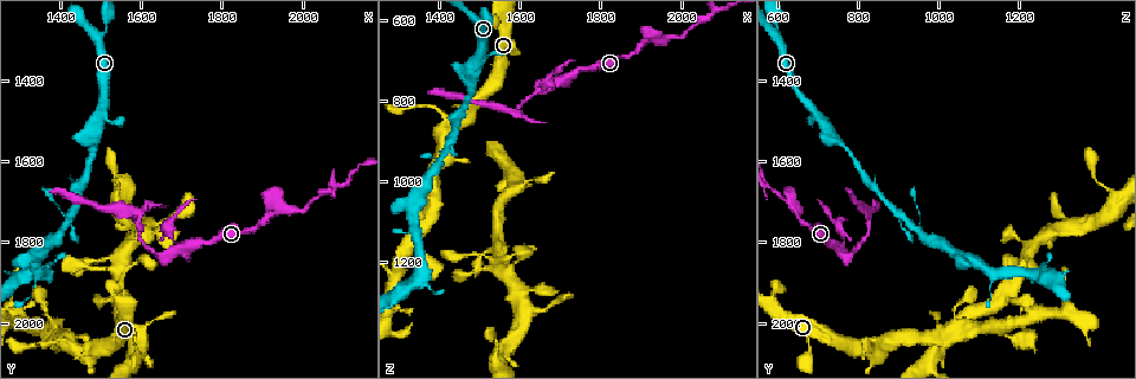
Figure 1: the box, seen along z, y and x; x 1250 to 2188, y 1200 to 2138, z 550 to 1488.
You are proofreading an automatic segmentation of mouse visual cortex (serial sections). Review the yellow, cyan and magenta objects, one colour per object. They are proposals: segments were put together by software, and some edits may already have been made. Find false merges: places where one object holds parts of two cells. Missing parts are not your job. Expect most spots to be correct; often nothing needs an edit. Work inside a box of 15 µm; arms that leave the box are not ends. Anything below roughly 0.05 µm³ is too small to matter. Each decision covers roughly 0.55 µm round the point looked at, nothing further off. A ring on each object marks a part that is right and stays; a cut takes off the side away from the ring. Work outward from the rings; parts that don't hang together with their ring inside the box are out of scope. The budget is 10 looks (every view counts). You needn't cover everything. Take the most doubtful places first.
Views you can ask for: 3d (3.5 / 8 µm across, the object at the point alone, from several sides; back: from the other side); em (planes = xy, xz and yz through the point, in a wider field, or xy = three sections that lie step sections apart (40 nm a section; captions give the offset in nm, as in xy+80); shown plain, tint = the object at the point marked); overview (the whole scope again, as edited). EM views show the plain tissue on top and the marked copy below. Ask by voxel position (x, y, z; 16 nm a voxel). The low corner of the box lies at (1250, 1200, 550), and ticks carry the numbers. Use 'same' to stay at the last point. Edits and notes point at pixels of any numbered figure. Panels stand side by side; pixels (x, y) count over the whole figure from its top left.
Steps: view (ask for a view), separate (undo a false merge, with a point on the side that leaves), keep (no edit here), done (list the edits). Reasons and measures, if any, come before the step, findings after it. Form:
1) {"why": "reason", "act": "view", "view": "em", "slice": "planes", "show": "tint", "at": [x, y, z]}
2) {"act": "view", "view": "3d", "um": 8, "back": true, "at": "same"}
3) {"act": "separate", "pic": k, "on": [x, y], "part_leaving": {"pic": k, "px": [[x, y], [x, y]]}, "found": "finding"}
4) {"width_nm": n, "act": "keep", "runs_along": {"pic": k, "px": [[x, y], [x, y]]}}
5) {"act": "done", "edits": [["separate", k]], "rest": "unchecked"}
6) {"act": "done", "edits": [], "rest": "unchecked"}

{"act": "view", "view": "3d", "um": 3.5, "at": [1690, 1815, 760]}

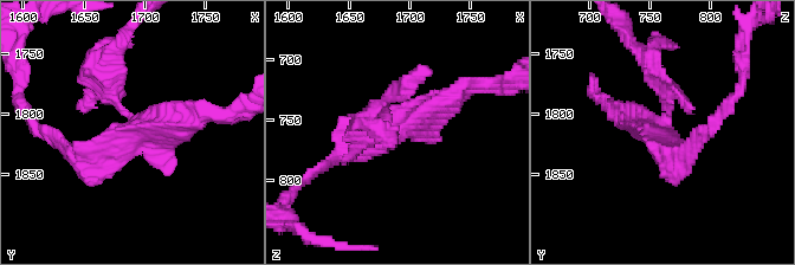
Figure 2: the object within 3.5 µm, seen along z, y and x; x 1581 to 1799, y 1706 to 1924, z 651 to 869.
{"why": "shape alone is not enough", "act": "view", "view": "em", "slice": "xy", "step": 2, "show": "tint", "at": [1694, 1812, 756]}

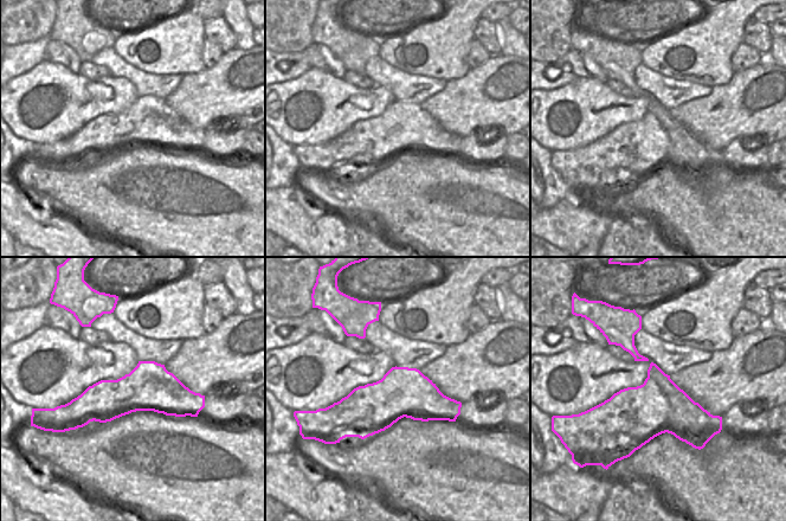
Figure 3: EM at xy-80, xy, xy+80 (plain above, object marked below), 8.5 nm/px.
{"act": "keep", "runs_along": {"pic": 2, "px": [[465, 88], [335, 157]]}, "found": "one cell here"}

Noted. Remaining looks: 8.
{"why": "sharp bend", "act": "view", "view": "3d", "um": 3.5, "at": [1595, 1730, 835]}

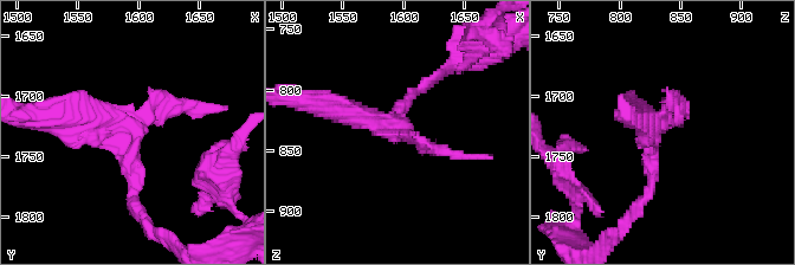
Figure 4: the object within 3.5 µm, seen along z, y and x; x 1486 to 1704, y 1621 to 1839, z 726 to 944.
{"why": "now the EM", "act": "view", "view": "em", "slice": "xy", "step": 2, "show": "tint", "at": [1594, 1728, 830]}

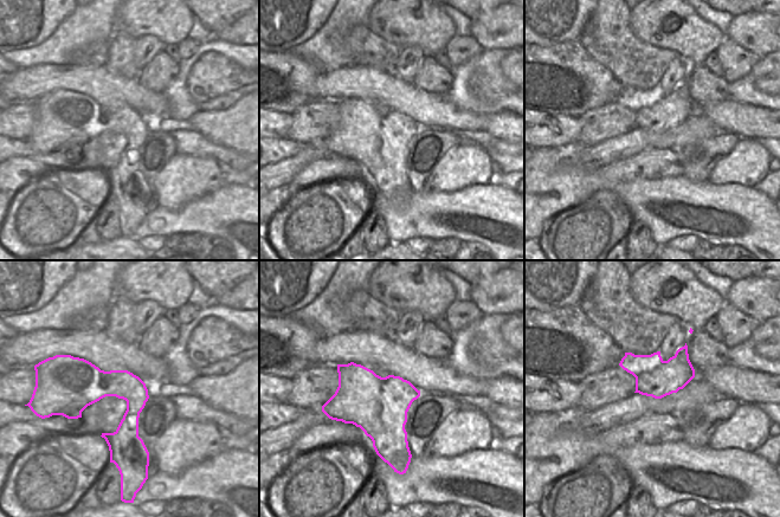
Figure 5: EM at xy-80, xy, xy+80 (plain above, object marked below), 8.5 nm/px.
{"why": "another direction", "act": "view", "view": "em", "slice": "xy", "step": 1, "show": "tint", "at": "same"}

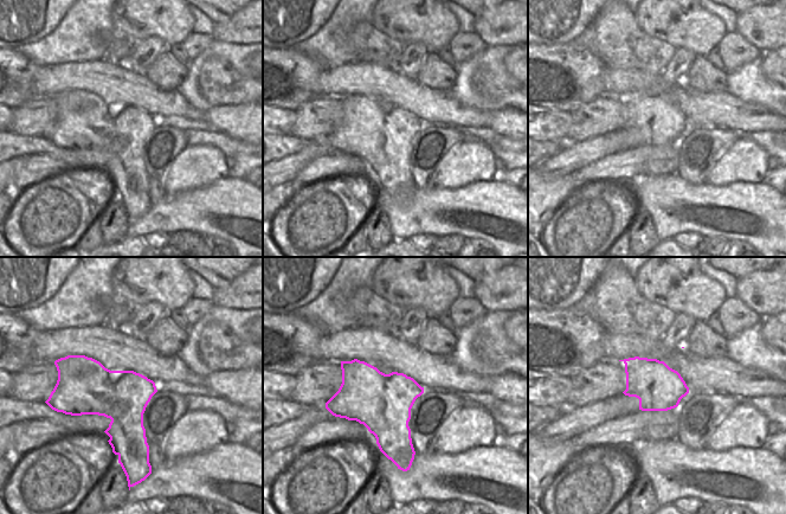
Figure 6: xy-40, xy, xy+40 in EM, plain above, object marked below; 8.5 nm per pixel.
{"act": "keep", "runs_along": {"pic": 4, "px": [[134, 204], [134, 131], [58, 117]]}, "found": "one cell here"}

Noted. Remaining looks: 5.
{"why": "three arms meet", "act": "view", "view": "em", "slice": "xy", "step": 1, "show": "tint", "at": [1935, 1715, 650]}

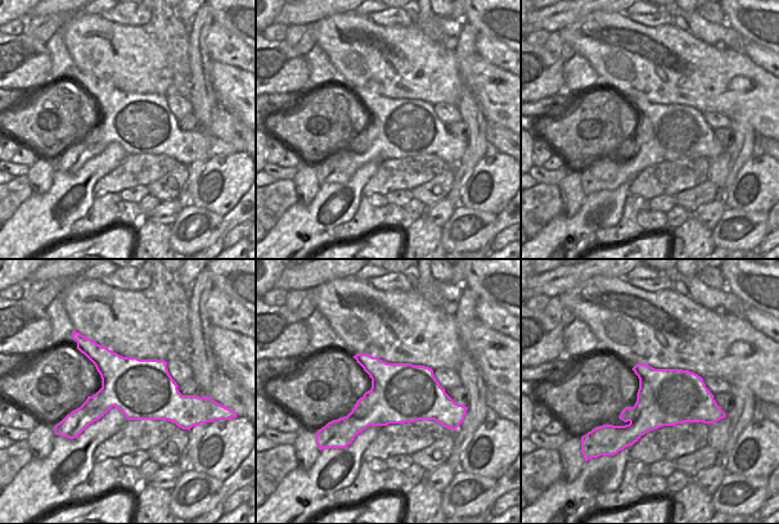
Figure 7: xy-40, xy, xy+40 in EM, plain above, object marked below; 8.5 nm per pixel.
{"act": "view", "view": "3d", "um": 3.5, "back": true, "at": "same"}

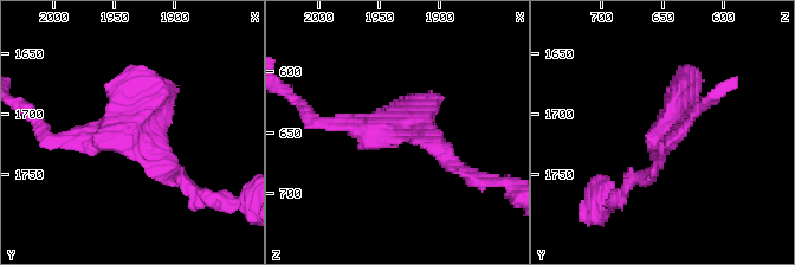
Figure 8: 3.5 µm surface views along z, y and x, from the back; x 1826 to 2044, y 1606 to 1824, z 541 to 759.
{"arm_widths_nm": [200, 250, 350], "act": "keep", "runs_along": {"pic": 8, "px": [[186, 182], [135, 135], [63, 139]]}, "found": "one cell here"}

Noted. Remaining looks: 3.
{"why": "three arms meet", "act": "view", "view": "3d", "um": 8, "at": [1430, 2060, 855]}

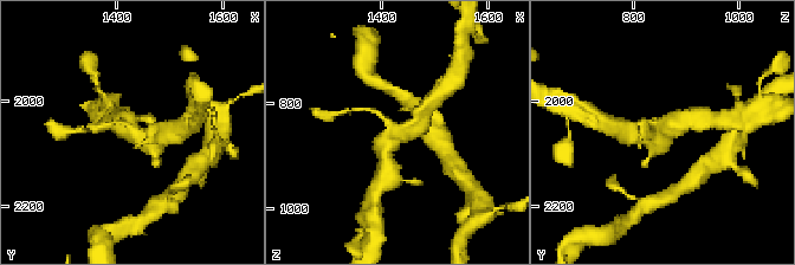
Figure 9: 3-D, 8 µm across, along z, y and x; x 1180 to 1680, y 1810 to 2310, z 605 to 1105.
{"act": "view", "view": "em", "slice": "xy", "step": 5, "show": "tint", "at": [1425, 2060, 865]}

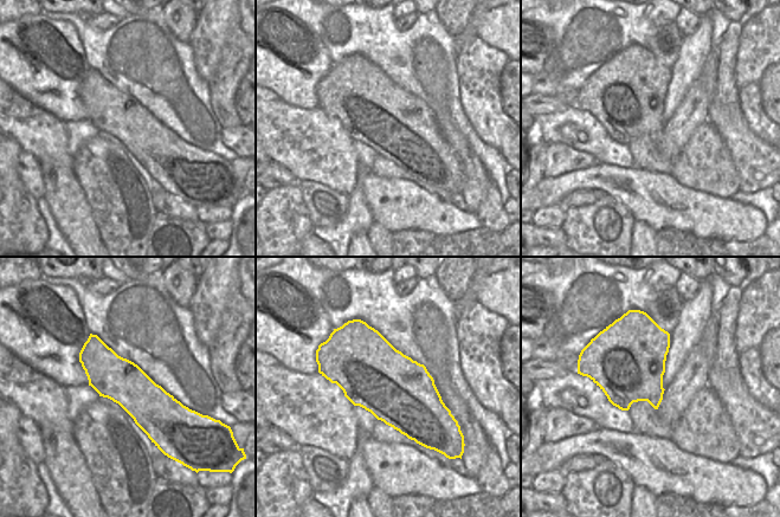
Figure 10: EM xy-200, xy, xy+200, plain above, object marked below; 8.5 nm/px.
{"width_nm": 600, "act": "keep", "runs_along": {"pic": 9, "px": [[419, 120], [385, 143], [387, 162]]}, "found": "all the same cell"}

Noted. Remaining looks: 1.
{"act": "done", "edits": [], "rest": "unchecked"}

